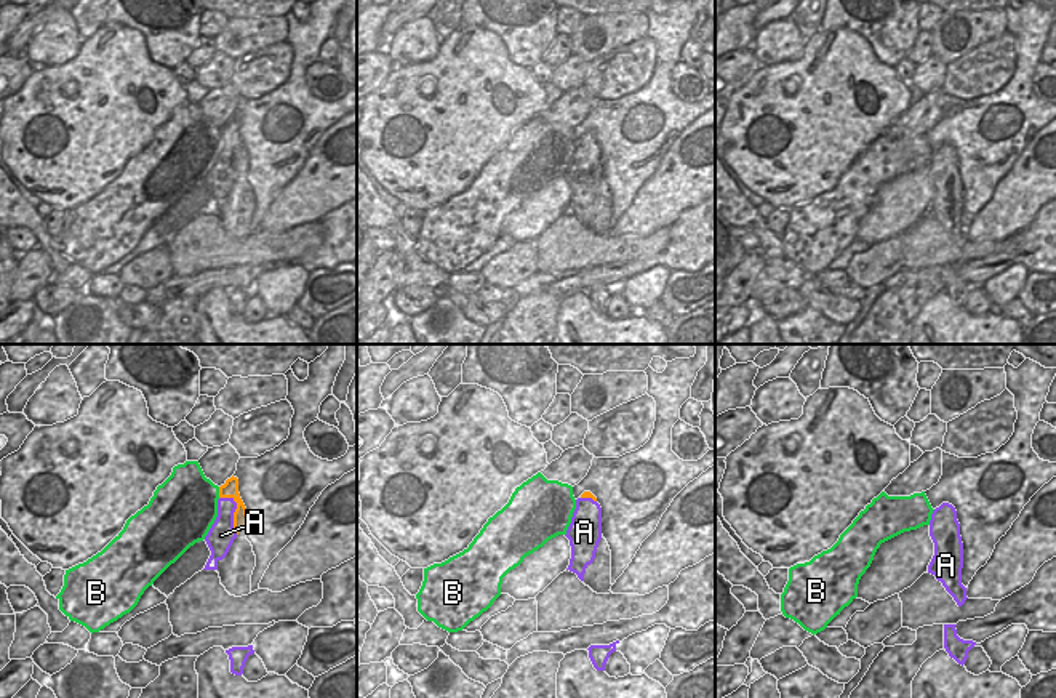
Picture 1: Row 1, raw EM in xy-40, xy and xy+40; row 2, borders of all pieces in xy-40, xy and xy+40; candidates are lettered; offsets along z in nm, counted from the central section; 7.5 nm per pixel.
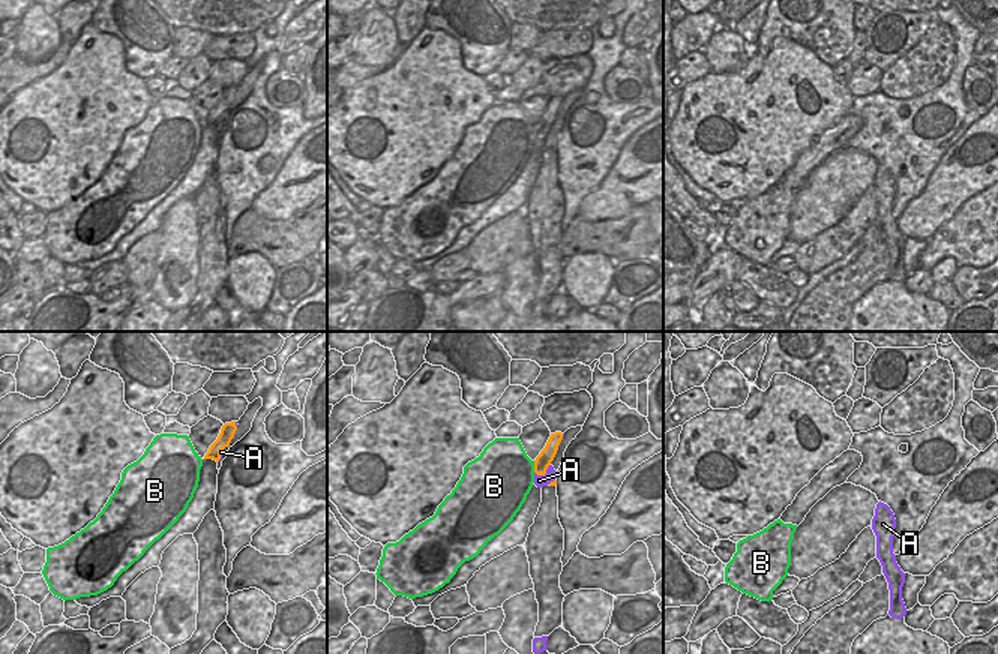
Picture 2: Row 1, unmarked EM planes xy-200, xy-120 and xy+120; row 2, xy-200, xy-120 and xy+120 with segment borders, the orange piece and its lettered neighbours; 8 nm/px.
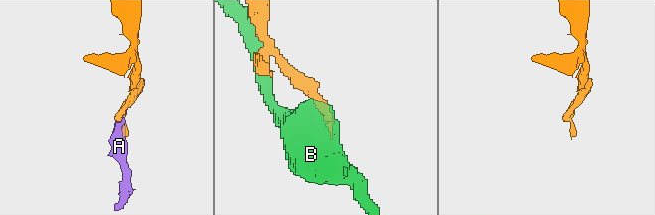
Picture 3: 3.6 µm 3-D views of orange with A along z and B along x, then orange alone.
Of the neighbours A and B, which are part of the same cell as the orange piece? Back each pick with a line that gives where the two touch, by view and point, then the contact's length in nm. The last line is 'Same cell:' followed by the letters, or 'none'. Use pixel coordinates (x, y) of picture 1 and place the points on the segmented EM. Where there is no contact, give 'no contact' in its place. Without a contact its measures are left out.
A: meets orange in xy-40 at (236, 511); contact 320 nm long
Same cell: A

